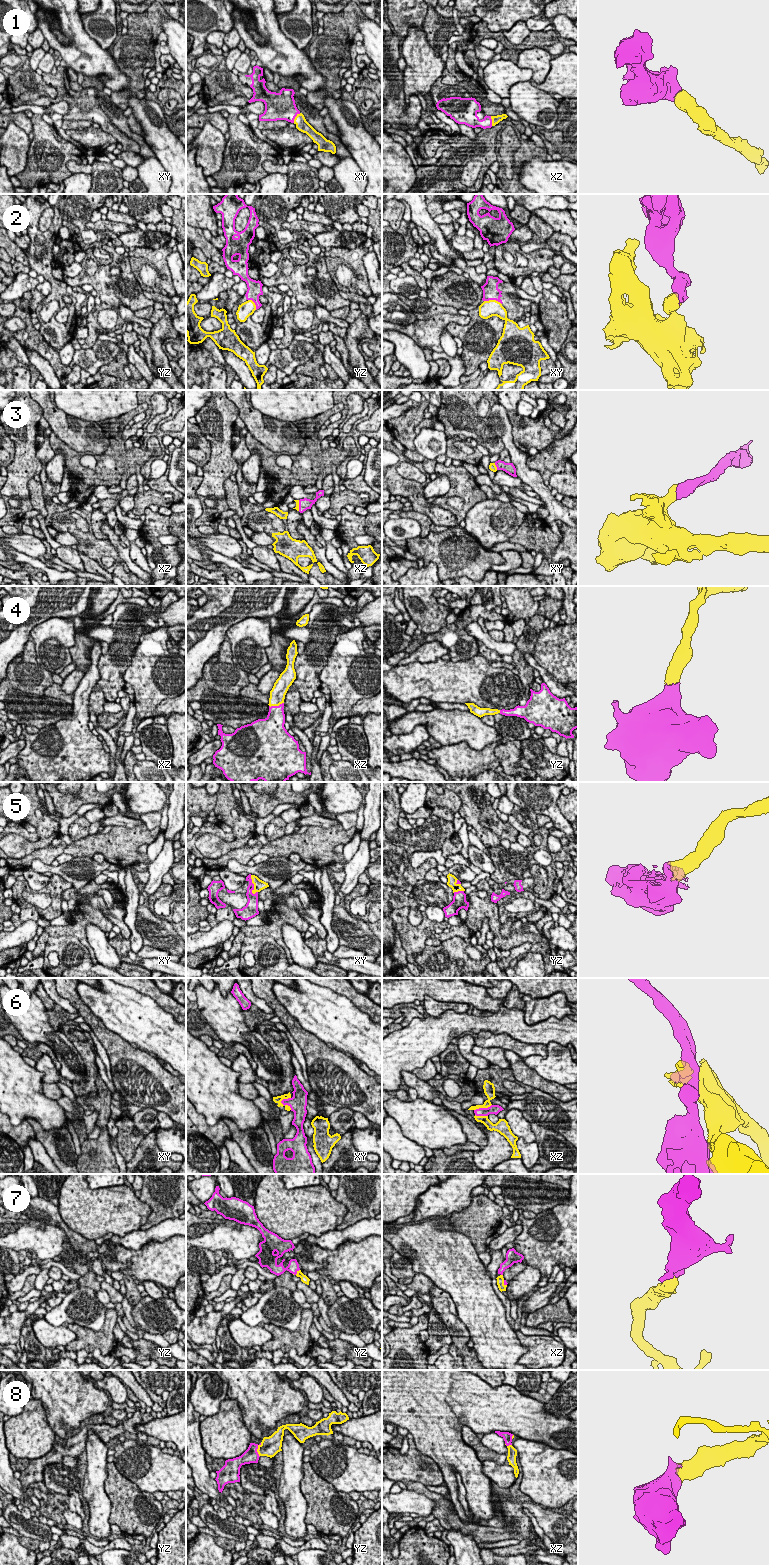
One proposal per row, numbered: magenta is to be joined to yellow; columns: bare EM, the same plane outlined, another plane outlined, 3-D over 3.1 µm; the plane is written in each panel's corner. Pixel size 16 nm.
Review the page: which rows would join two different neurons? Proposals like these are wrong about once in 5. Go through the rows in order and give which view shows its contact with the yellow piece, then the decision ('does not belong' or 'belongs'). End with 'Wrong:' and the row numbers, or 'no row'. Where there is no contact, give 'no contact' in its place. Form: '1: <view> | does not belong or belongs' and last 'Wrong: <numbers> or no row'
1: xy | belongs
2: xy | does not belong
3: xz | belongs
4: xz | belongs
5: xy | belongs
6: xy | does not belong
7: yz | belongs
8: yz | belongs
Wrong: 2, 6

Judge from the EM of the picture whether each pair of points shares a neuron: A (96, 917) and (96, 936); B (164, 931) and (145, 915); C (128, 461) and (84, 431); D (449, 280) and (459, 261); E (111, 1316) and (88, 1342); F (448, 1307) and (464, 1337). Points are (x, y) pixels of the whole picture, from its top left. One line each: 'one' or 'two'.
A: two
B: one
C: two
D: two
E: one
F: one

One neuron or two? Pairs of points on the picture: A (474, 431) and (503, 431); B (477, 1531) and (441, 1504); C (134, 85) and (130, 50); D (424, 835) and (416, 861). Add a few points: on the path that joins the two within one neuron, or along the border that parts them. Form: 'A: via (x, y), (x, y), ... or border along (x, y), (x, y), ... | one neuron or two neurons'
A: border along (487, 417), (487, 423), (501, 439), (505, 448) | two neurons
B: via (467, 1528), (461, 1527), (448, 1514) | one neuron
C: via (134, 76), (132, 59) | one neuron
D: border along (440, 848), (434, 851), (415, 851), (409, 859) | two neurons

